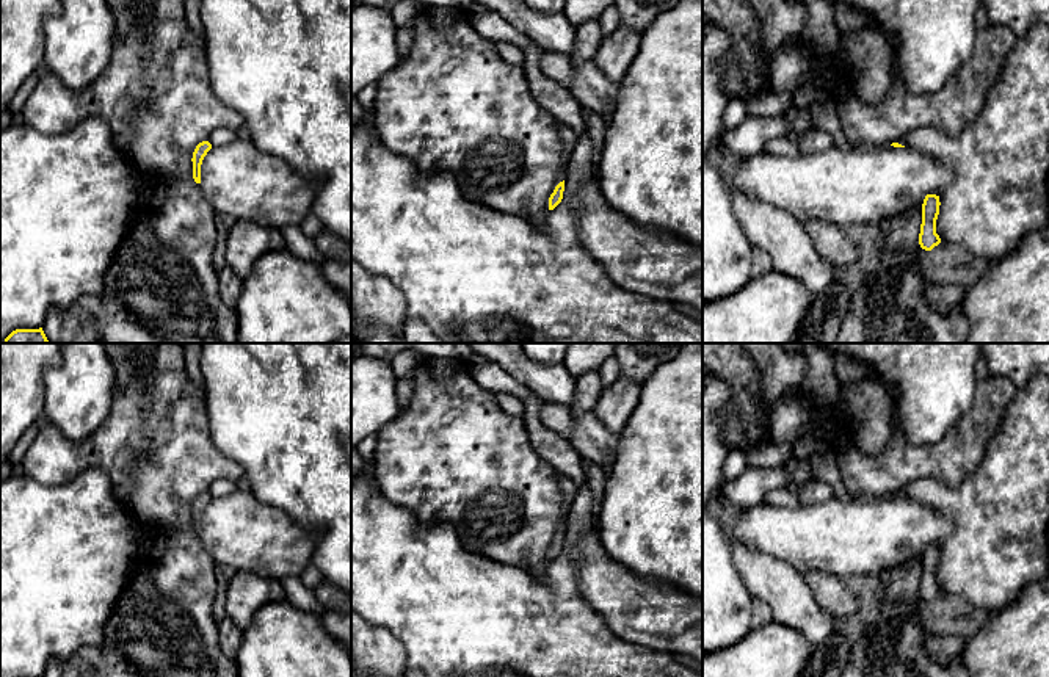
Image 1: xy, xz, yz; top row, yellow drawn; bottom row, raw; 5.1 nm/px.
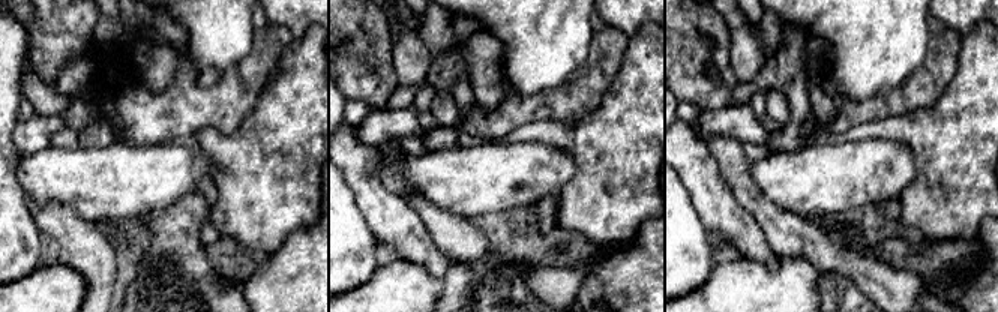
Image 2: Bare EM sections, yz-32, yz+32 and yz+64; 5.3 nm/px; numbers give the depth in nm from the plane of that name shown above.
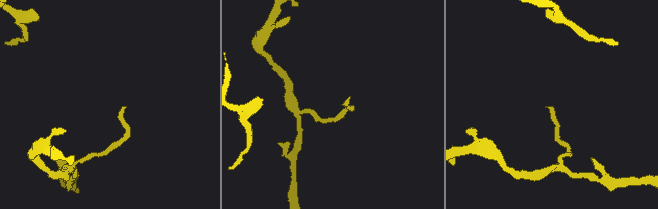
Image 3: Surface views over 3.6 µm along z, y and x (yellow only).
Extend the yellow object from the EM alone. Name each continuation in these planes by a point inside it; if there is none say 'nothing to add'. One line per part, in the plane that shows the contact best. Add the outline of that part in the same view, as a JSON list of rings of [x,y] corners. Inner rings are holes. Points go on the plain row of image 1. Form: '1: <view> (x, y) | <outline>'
nothing to add

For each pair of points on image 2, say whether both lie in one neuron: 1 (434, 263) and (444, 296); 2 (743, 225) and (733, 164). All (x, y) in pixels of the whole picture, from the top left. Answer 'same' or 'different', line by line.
1: different
2: different

